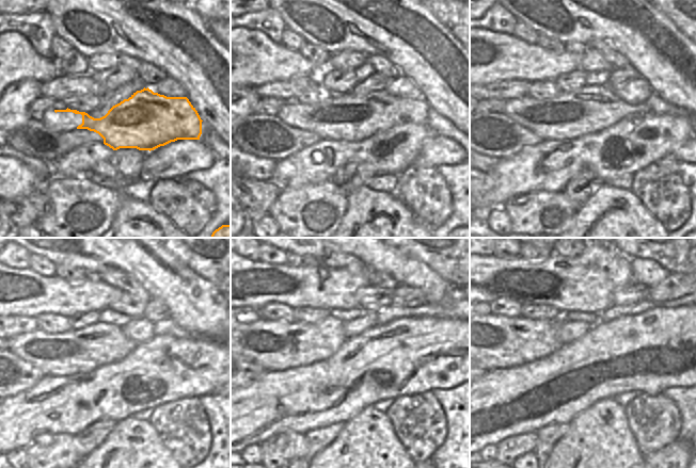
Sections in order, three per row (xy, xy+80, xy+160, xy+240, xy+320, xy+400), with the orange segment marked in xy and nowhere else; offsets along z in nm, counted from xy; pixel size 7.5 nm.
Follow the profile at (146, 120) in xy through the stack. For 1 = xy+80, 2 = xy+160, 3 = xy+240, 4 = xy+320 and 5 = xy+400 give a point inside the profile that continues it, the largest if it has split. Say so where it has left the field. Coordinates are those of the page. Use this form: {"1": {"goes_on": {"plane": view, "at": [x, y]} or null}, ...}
{"1": {"goes_on": {"plane": "xy+80", "at": [348, 117]}}, "2": {"goes_on": {"plane": "xy+160", "at": [590, 109]}}, "3": {"goes_on": {"plane": "xy+240", "at": [77, 351]}}, "4": {"goes_on": {"plane": "xy+320", "at": [277, 345]}}, "5": {"goes_on": {"plane": "xy+400", "at": [492, 341]}}}

